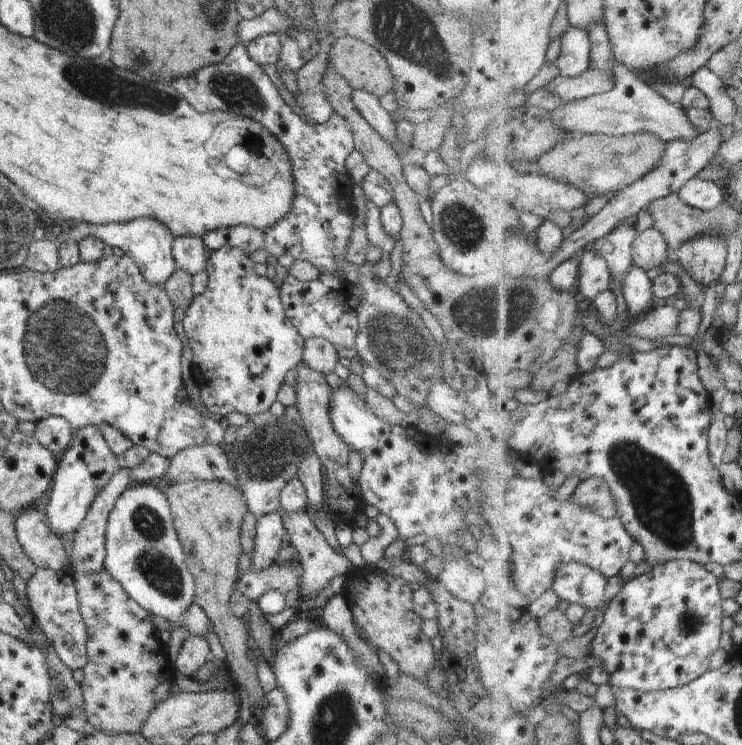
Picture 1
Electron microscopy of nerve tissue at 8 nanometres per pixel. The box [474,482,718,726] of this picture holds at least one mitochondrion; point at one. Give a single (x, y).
(691, 622)

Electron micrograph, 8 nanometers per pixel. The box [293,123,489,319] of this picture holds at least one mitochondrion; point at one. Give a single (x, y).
(462, 227)

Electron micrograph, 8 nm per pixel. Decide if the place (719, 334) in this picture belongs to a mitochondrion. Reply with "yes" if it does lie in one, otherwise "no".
no

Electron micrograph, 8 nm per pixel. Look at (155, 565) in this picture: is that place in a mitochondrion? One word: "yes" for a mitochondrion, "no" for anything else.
yes

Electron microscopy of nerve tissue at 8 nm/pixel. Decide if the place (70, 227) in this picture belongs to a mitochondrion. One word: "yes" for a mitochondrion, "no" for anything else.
no

